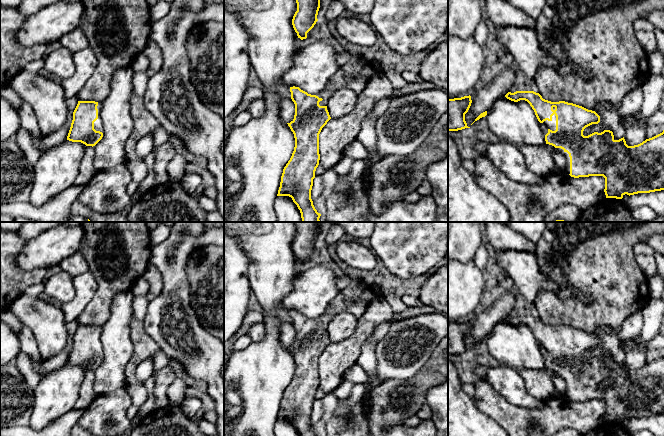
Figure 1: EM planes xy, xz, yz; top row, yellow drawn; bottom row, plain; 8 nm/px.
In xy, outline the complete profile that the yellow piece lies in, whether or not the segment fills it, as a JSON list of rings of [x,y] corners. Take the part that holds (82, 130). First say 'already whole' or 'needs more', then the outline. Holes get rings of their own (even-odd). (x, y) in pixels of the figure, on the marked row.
needs more; [[[78,101],[67,140],[95,147],[102,139],[104,126],[102,104],[95,101]]]

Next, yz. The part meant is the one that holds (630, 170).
needs more; [[[534,91],[508,92],[511,101],[527,101],[541,123],[546,144],[554,146],[566,161],[565,173],[574,178],[603,176],[606,198],[622,199],[625,194],[650,193],[664,190],[664,130],[642,143],[628,146],[623,138],[614,139],[613,132],[604,130],[583,135],[586,127],[600,122],[600,116],[592,110],[565,101],[551,102]]]

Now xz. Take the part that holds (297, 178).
needs more; [[[366,64],[362,71],[356,74],[348,74],[340,68],[328,81],[325,88],[316,95],[308,94],[299,87],[290,87],[291,99],[295,104],[294,119],[287,123],[295,138],[295,147],[292,156],[283,169],[280,187],[277,196],[289,196],[297,205],[301,213],[302,222],[320,222],[320,213],[317,212],[311,199],[311,190],[315,171],[319,165],[319,134],[322,128],[331,119],[327,102],[332,94],[341,88],[349,88],[357,95],[360,94],[369,80],[378,72]]]

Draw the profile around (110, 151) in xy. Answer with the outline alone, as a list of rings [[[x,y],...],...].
[[[131,65],[118,69],[110,81],[110,93],[101,103],[104,133],[94,147],[93,164],[97,171],[111,169],[127,160],[125,144],[133,130],[130,97],[134,73]]]

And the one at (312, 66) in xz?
[[[325,39],[314,40],[297,50],[291,68],[281,78],[281,84],[299,87],[308,94],[316,95],[340,68],[334,48]]]

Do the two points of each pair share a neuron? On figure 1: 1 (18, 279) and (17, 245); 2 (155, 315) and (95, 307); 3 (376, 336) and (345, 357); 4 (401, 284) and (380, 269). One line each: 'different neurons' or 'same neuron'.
1: same neuron
2: different neurons
3: different neurons
4: same neuron

